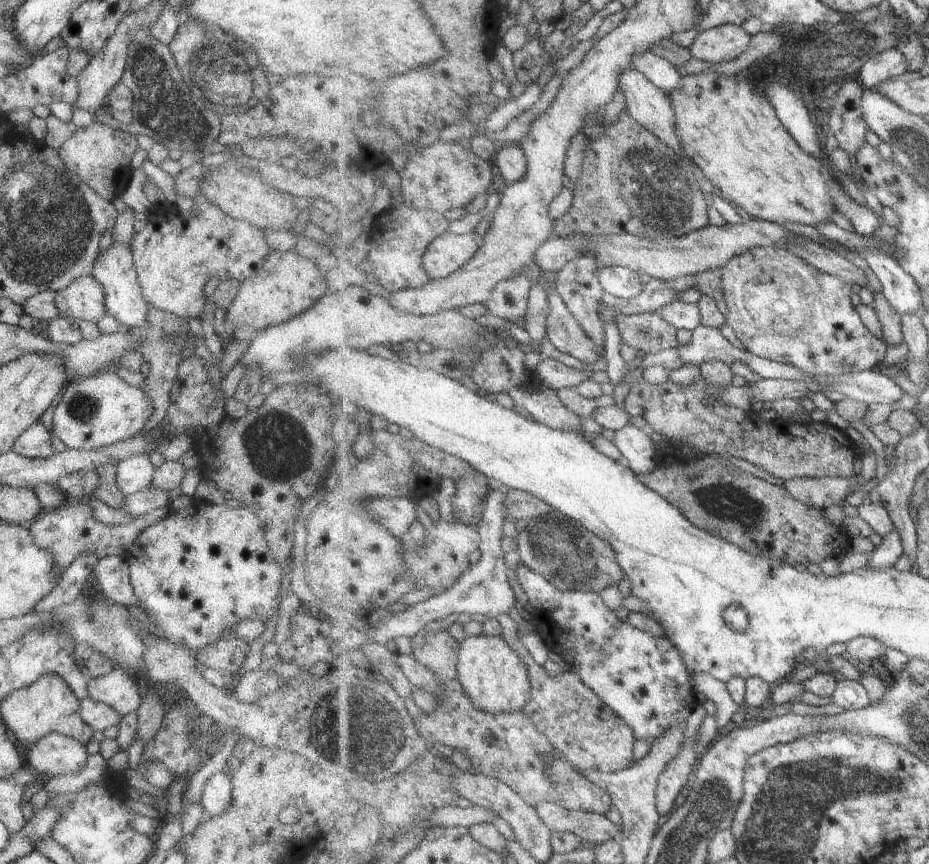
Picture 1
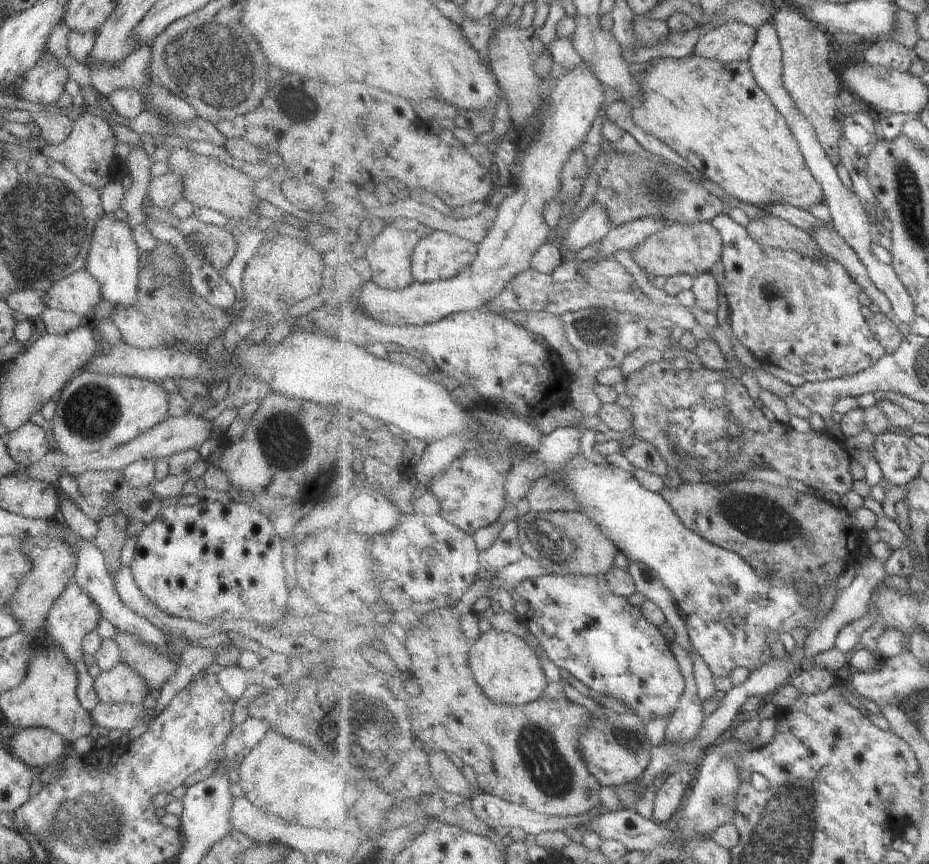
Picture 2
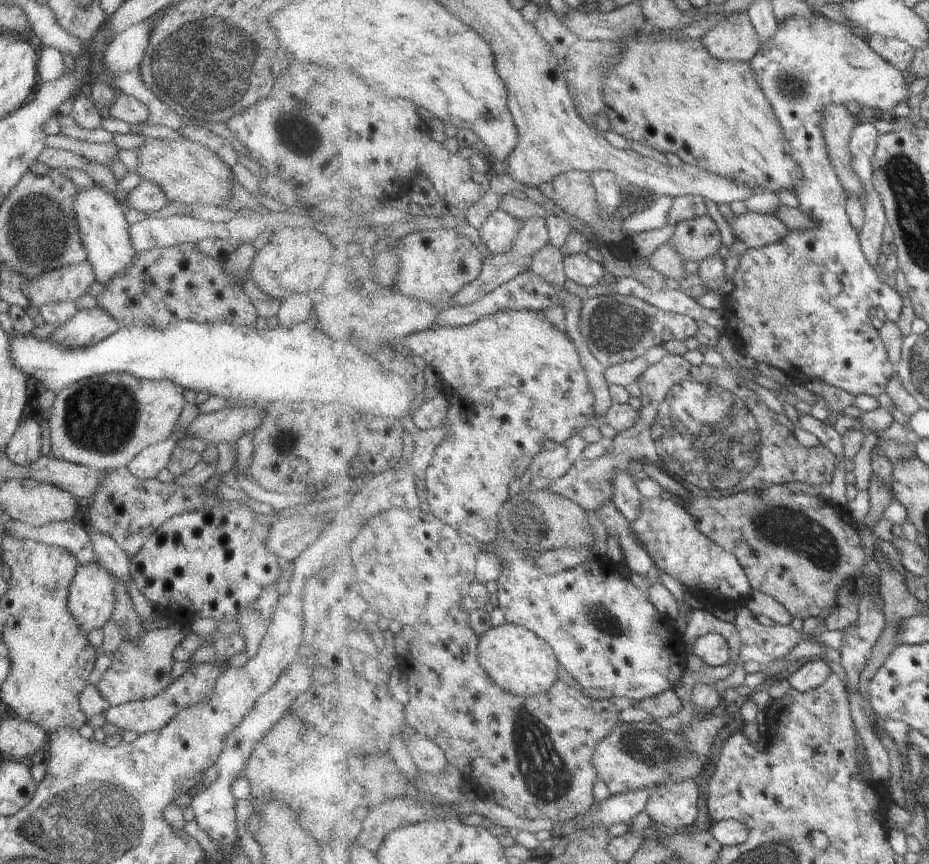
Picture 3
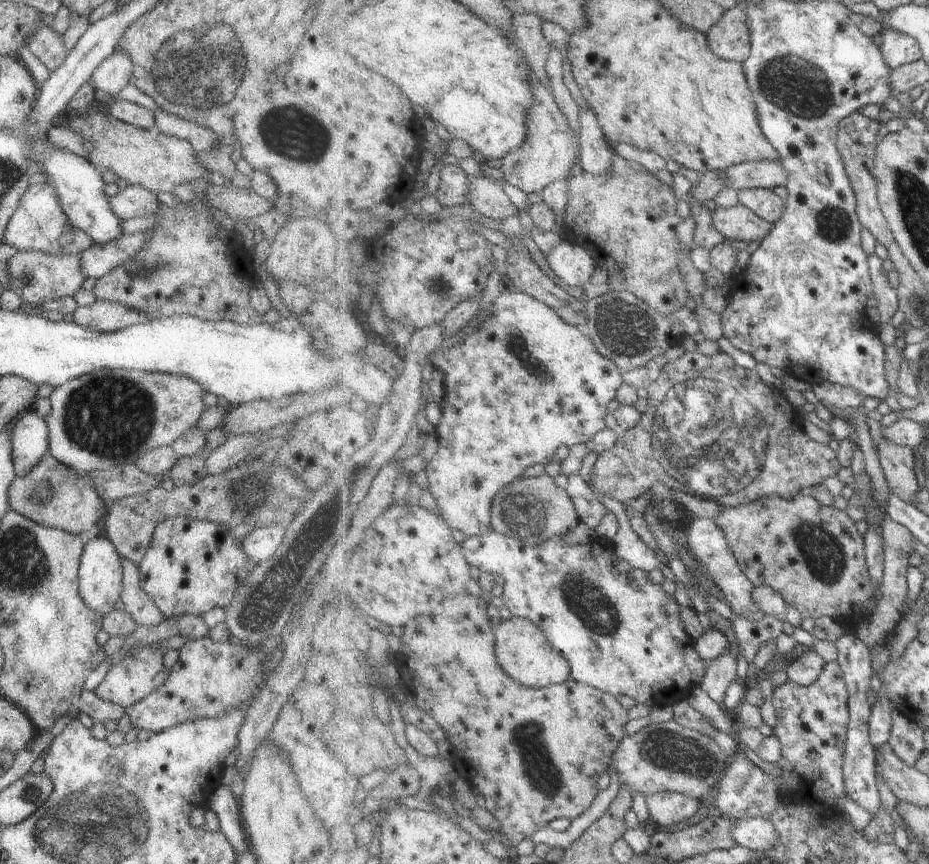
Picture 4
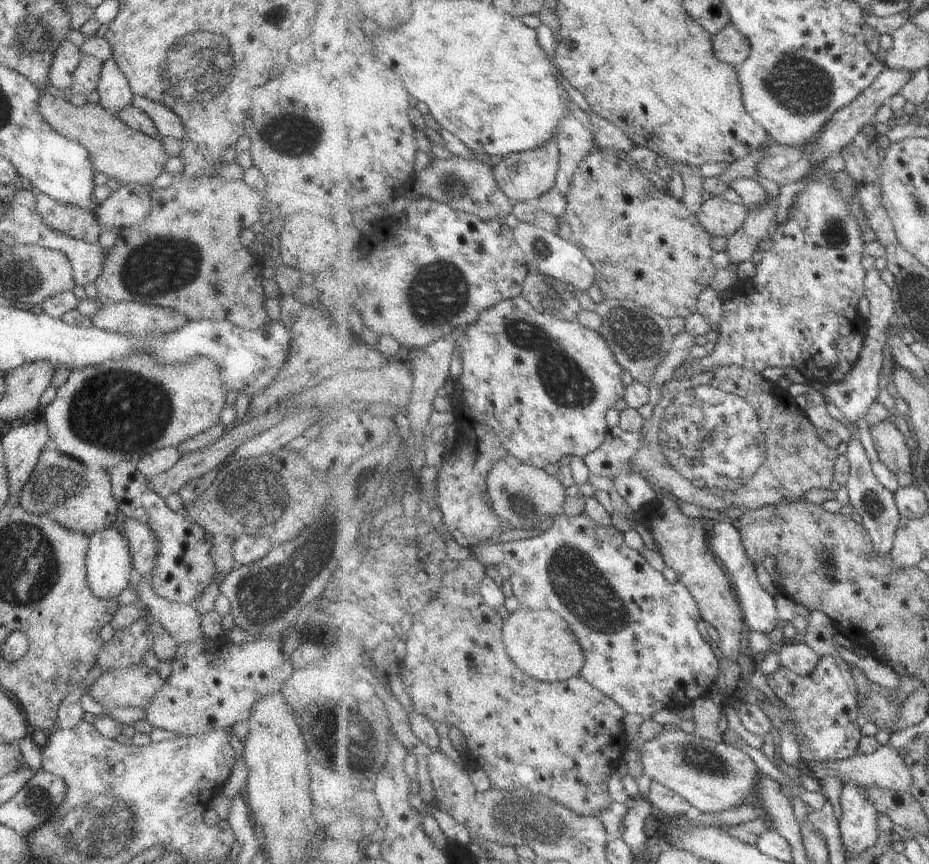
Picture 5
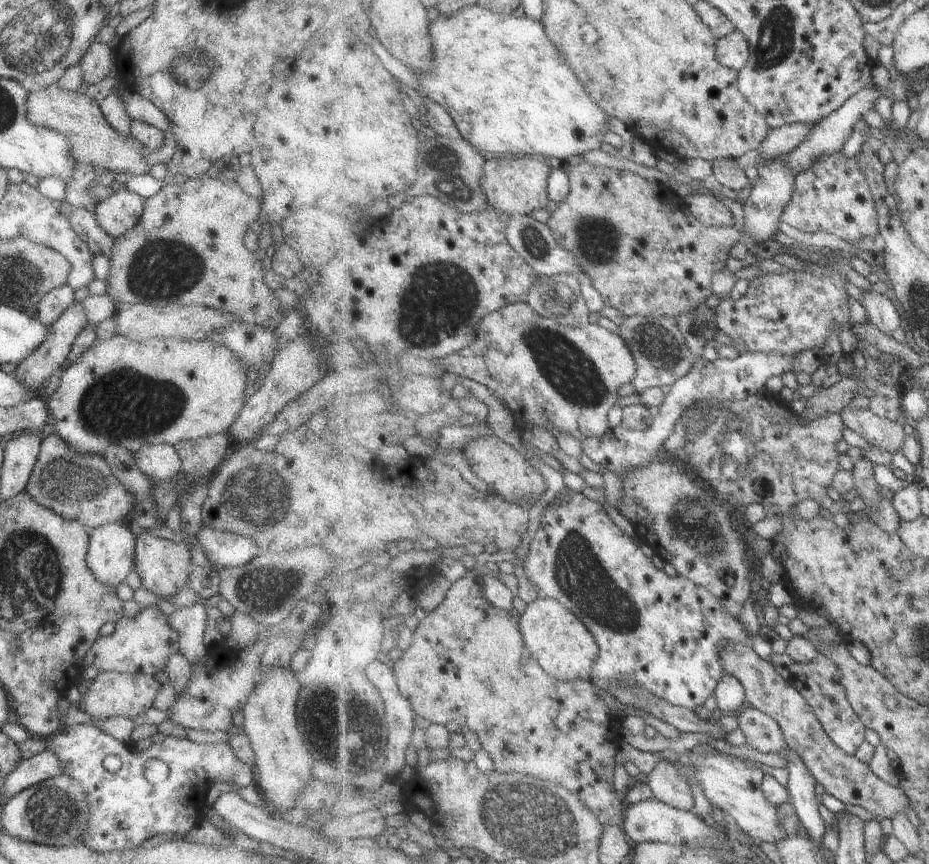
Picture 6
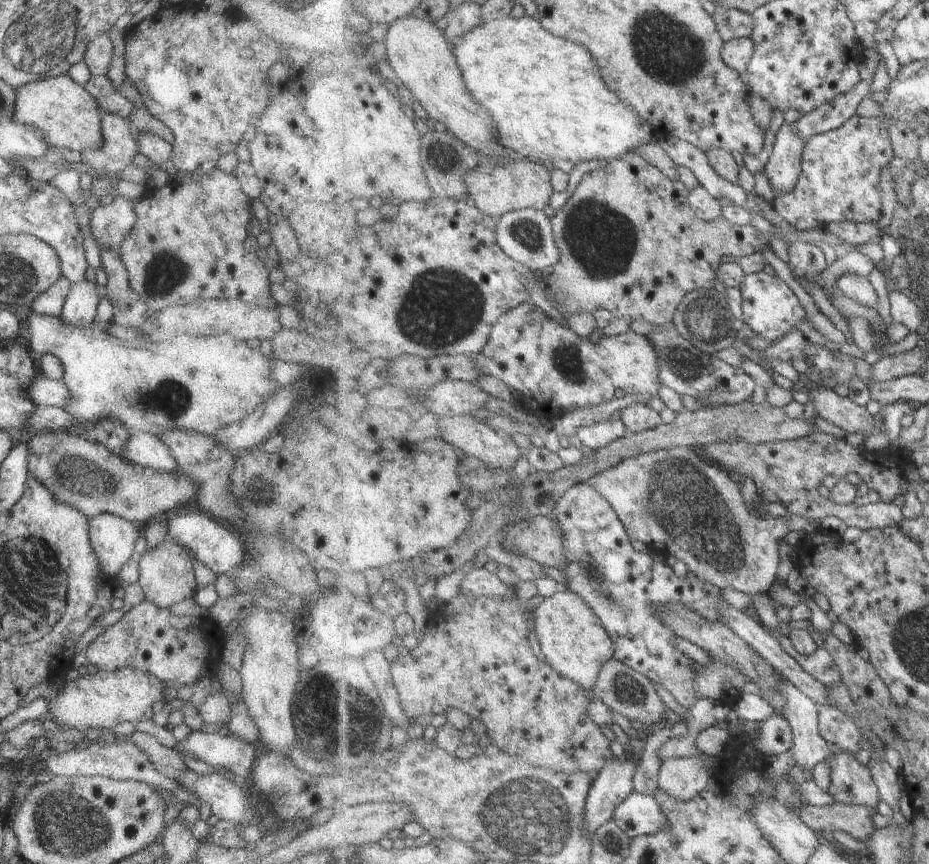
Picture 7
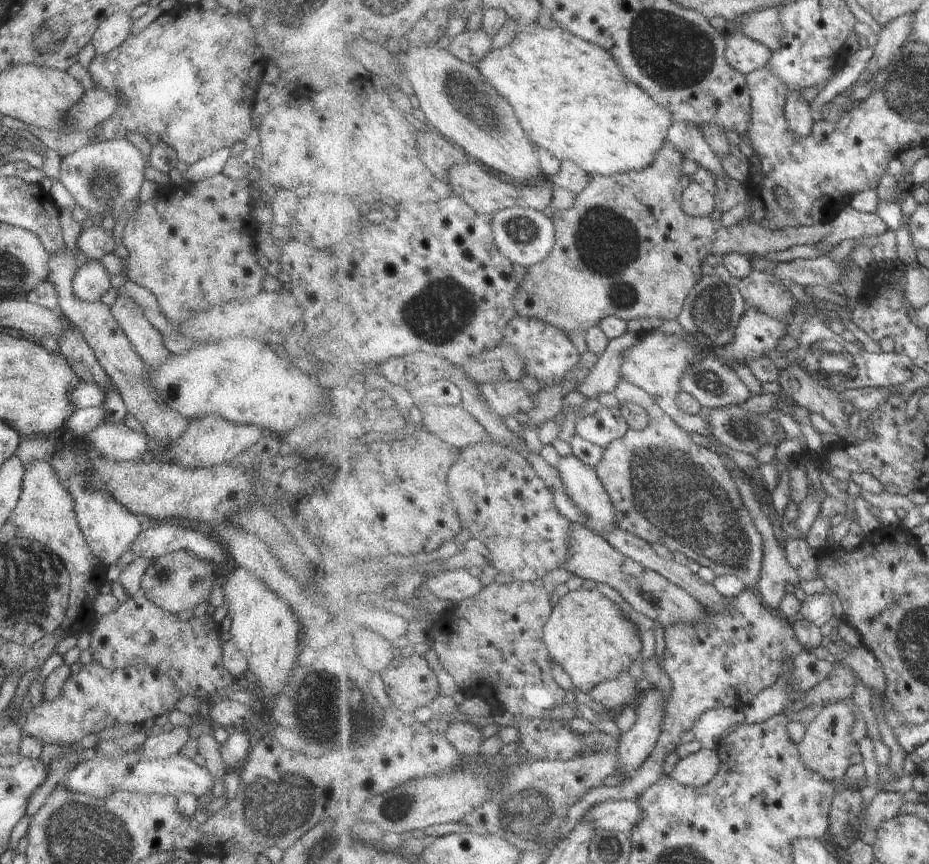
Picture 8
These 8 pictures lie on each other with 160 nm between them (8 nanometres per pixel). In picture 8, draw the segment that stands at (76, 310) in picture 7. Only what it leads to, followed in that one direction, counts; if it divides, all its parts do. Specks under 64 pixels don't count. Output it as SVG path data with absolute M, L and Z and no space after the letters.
M88 261L79 267L72 281L73 293L83 301L96 302L110 290L112 276L100 261Z

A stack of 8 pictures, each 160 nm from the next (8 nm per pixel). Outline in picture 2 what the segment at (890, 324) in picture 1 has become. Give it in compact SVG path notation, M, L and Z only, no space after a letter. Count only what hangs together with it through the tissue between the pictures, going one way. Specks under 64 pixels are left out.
M822 225L817 229L812 229L810 234L819 242L824 253L842 262L882 312L886 313L898 326L903 323L896 314L893 302L872 280L868 267L862 262L858 252L835 227Z

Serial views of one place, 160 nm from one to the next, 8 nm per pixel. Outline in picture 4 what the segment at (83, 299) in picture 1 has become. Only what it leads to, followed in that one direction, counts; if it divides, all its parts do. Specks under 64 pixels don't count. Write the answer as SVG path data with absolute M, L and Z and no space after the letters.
M26 250L26 252L18 252L10 258L10 286L9 290L16 294L24 302L30 304L44 305L48 302L58 300L63 297L73 297L74 294L82 287L87 277L82 272L82 258L76 254L72 256L54 256L40 252L40 250Z

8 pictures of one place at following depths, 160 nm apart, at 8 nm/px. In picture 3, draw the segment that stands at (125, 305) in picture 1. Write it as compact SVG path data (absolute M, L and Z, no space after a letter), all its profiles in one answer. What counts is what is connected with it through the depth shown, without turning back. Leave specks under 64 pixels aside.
M98 185L92 188L78 189L73 203L79 236L87 254L87 262L92 266L96 281L106 286L116 274L122 274L134 262L136 250L130 242L129 224L126 221L126 209L121 207L114 194Z

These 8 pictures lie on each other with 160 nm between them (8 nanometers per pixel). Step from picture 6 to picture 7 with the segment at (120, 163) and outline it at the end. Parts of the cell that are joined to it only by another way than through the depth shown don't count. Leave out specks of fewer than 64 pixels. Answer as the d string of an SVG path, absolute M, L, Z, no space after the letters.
M68 74L42 78L16 89L14 121L27 126L36 126L52 147L85 152L104 143L102 134L102 112L98 100L92 98L83 86L72 82Z

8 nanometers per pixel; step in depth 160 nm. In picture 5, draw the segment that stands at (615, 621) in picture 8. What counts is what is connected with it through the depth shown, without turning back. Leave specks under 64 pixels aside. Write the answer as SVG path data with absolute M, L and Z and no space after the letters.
M520 608L505 620L506 644L510 658L532 678L556 683L581 677L586 665L586 652L570 630L570 624L552 610L524 610Z

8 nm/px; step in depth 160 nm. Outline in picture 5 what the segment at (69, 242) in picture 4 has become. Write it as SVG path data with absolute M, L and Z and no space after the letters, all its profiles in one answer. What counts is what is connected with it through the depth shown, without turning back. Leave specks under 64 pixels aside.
M36 192L36 214L42 218L50 230L56 230L58 234L66 234L70 238L78 238L80 241L96 244L99 242L103 226L99 224L95 214L56 202L42 192Z

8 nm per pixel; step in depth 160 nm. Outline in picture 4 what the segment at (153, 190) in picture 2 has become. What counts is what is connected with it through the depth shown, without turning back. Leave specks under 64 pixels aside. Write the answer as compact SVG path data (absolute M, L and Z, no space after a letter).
M128 185L118 195L109 198L111 210L122 221L151 215L159 208L157 194L139 185Z

